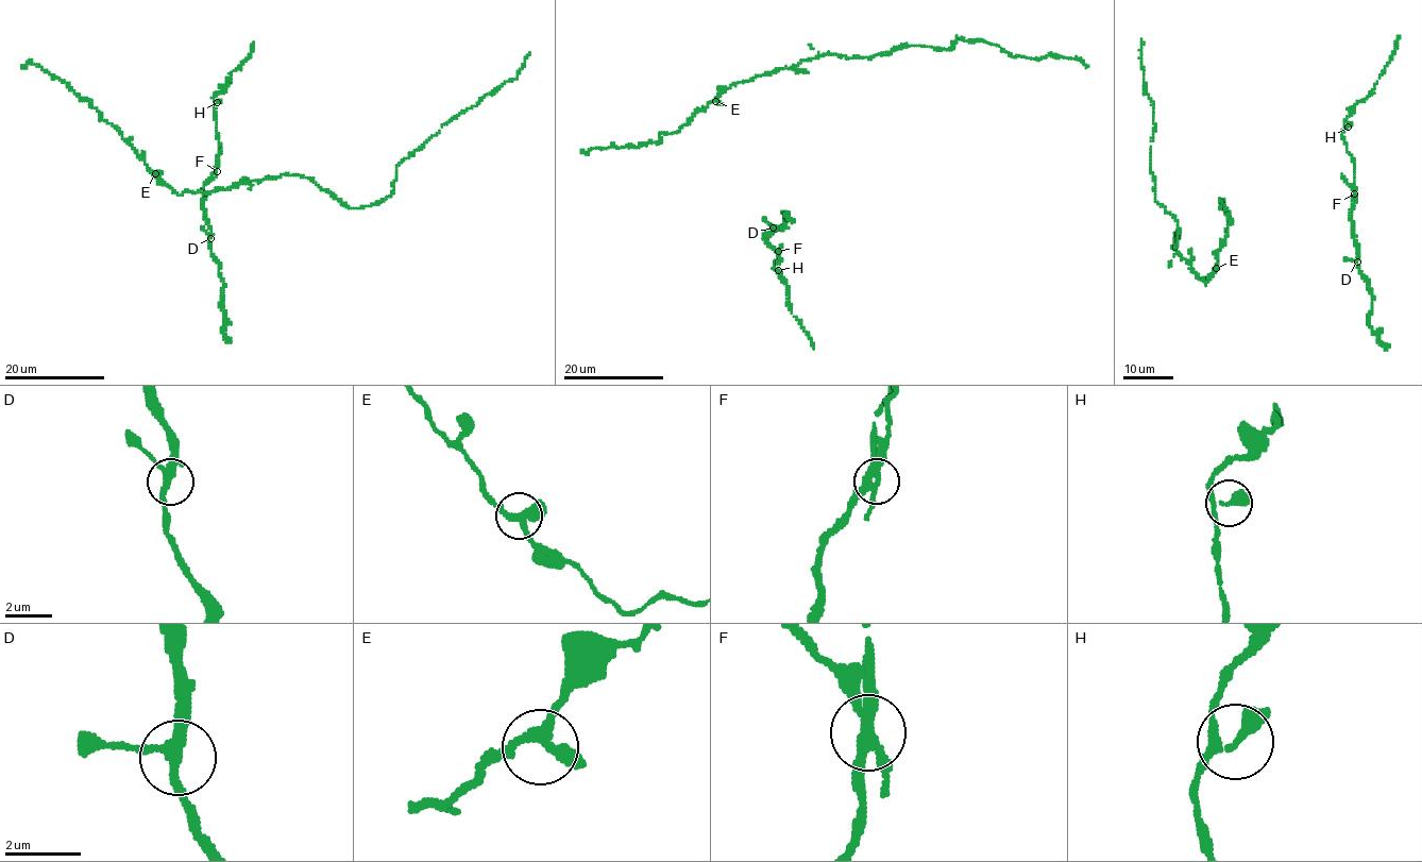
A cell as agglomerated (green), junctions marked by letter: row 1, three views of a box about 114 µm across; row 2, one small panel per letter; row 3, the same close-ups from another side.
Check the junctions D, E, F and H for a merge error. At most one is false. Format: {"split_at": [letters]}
{"split_at": ["F"]}

